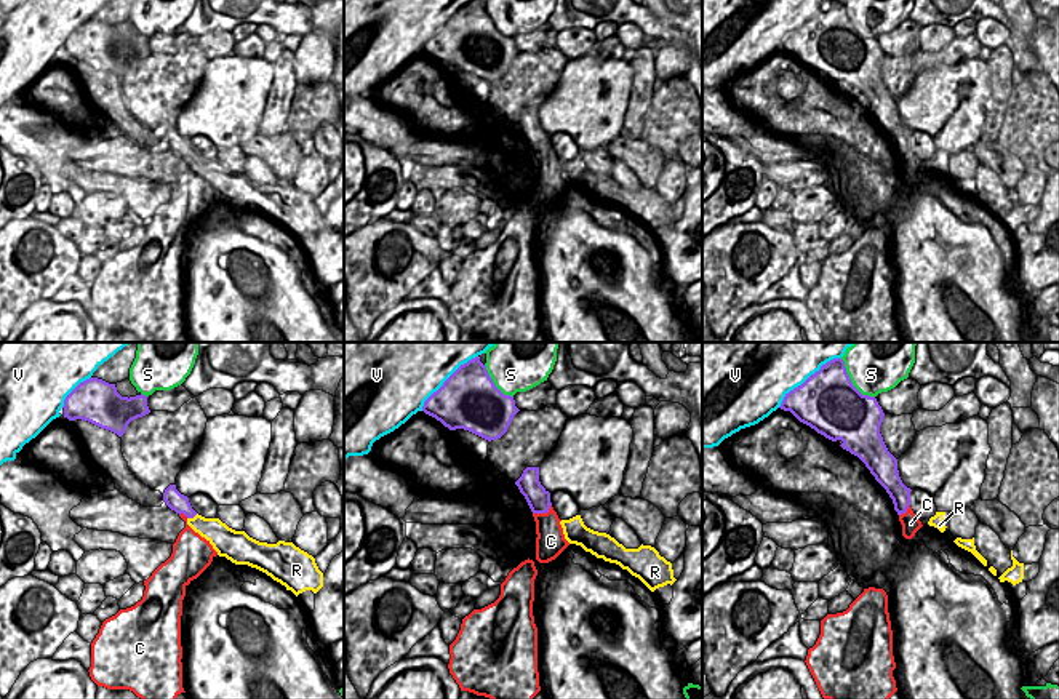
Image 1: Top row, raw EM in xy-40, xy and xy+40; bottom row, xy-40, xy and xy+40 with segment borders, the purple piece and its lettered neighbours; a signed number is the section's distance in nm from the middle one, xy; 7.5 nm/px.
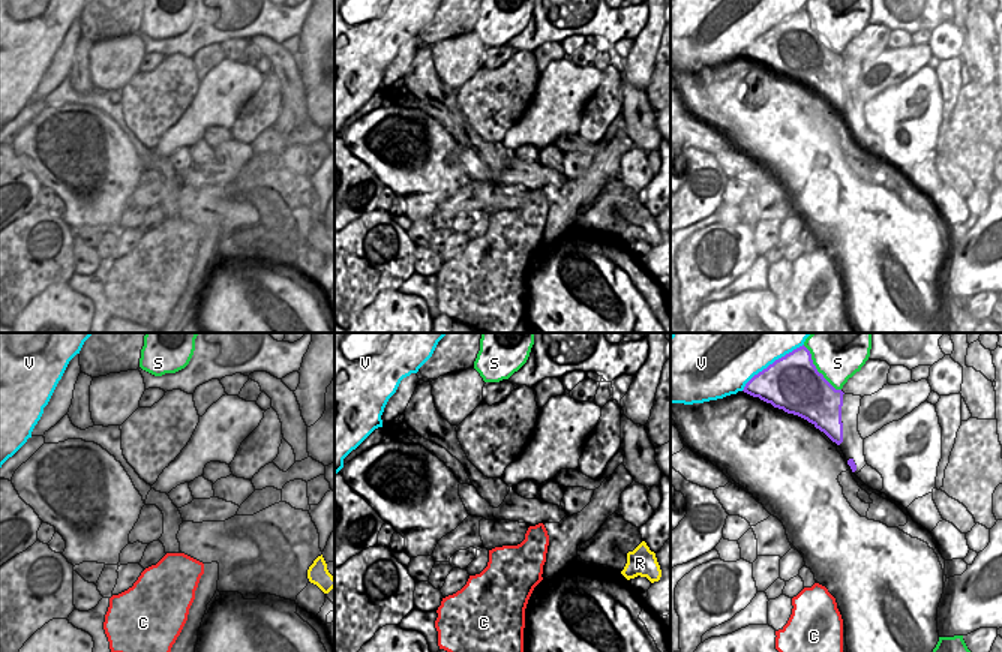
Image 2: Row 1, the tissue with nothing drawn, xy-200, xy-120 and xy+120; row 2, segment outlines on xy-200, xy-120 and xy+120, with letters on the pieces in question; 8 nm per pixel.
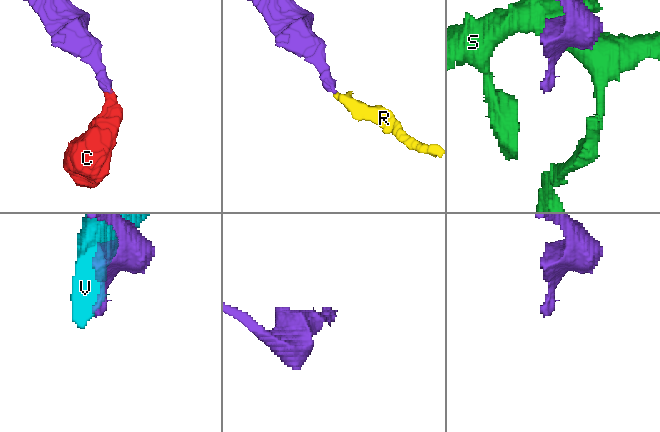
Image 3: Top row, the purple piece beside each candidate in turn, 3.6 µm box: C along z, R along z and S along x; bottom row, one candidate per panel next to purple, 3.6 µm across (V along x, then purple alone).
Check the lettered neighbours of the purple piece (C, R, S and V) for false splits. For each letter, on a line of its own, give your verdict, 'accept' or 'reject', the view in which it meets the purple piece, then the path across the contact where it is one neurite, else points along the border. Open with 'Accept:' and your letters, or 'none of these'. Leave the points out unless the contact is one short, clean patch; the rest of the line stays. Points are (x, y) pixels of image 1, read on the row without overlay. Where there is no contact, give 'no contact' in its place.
Accept: R
C: reject; contact in xy; border xy (551, 146), (546, 154), (533, 155)
R: accept; contact in xy-40; way xy-40 (176, 143), (192, 159), (219, 176)
S: reject; contact in xy+40
V: reject; contact in xy+40

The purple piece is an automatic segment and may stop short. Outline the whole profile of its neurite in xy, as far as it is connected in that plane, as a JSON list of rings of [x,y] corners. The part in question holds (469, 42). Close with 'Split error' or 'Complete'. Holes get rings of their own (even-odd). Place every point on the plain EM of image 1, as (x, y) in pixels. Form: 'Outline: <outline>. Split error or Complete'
Outline: [[[472,0],[424,43],[422,53],[450,72],[464,70],[491,83],[507,74],[520,51],[494,27],[480,0]]]. Complete

